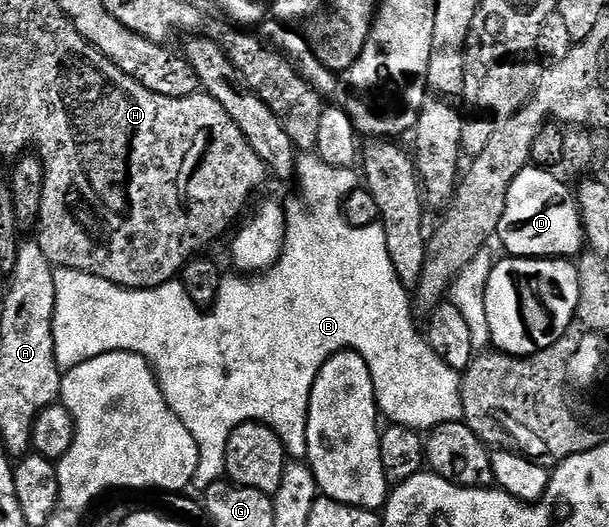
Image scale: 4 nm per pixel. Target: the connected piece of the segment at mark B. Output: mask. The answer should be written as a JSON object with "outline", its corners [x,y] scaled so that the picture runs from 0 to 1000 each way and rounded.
{"outline":[[[499,287],[488,296],[486,326],[483,330],[483,351],[493,357],[493,376],[470,389],[466,406],[466,472],[460,478],[450,501],[440,510],[419,522],[386,522],[388,526],[369,524],[361,535],[353,571],[348,573],[340,590],[332,590],[330,581],[322,579],[305,560],[305,552],[296,543],[294,531],[284,529],[263,541],[258,548],[204,548],[199,541],[181,537],[166,526],[156,526],[146,518],[130,518],[120,510],[92,510],[89,522],[89,560],[92,581],[89,583],[89,605],[85,607],[85,628],[89,632],[89,674],[95,696],[102,704],[120,700],[128,689],[154,681],[169,670],[225,670],[238,677],[250,694],[263,725],[263,740],[269,746],[273,765],[281,772],[282,784],[292,787],[292,795],[319,825],[319,841],[325,841],[325,894],[319,915],[323,930],[343,928],[353,913],[369,903],[368,858],[374,829],[391,808],[406,799],[429,799],[440,806],[463,833],[468,861],[479,871],[499,871],[504,863],[504,780],[509,765],[511,736],[516,731],[517,715],[524,700],[544,676],[565,664],[586,668],[606,693],[608,712],[612,713],[614,742],[617,744],[617,770],[622,782],[642,805],[663,806],[670,814],[685,818],[708,818],[726,803],[741,799],[762,799],[762,774],[759,772],[759,750],[755,734],[759,715],[750,702],[742,700],[709,664],[700,645],[698,634],[683,626],[677,611],[680,579],[673,569],[672,550],[654,529],[647,514],[647,499],[640,499],[640,476],[634,476],[634,446],[624,425],[608,431],[583,435],[565,419],[565,380],[575,370],[575,362],[586,359],[585,343],[578,343],[580,323],[542,315],[532,309],[525,298],[512,287]]]}

